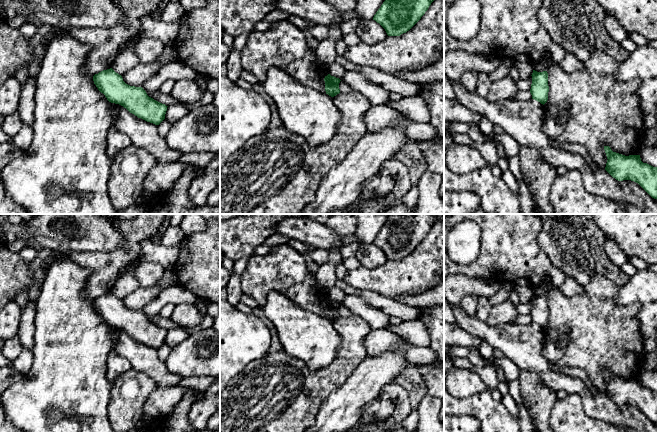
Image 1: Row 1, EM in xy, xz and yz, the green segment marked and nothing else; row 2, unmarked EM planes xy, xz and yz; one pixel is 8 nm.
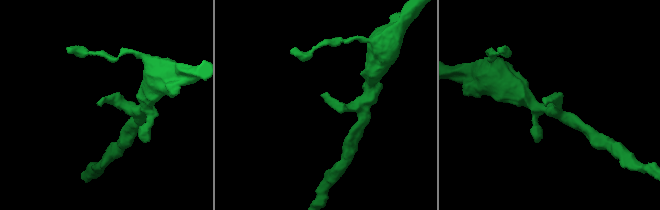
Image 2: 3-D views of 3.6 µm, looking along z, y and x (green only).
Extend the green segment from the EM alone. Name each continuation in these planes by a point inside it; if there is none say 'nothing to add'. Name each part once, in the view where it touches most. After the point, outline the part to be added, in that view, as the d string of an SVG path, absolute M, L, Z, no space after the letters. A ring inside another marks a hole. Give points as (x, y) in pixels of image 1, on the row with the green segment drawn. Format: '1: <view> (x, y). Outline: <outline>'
nothing to add

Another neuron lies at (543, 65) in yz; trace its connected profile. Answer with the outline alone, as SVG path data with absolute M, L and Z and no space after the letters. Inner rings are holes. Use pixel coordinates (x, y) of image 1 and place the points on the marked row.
M544 59L542 61L540 61L539 63L535 64L533 66L533 70L537 71L537 72L543 72L543 71L547 71L548 68L550 67L551 63L549 62L549 60Z

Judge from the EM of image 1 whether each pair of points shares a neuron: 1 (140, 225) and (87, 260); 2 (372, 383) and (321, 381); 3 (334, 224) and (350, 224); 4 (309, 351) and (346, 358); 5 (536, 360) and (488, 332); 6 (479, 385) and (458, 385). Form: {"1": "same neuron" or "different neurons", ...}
{"1": "same neuron", "2": "different neurons", "3": "same neuron", "4": "different neurons", "5": "same neuron", "6": "same neuron"}

